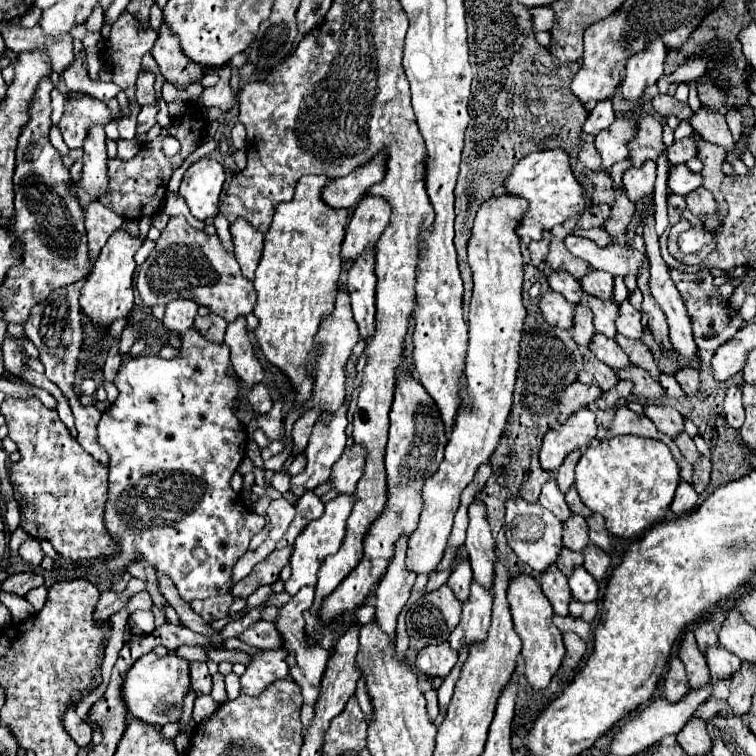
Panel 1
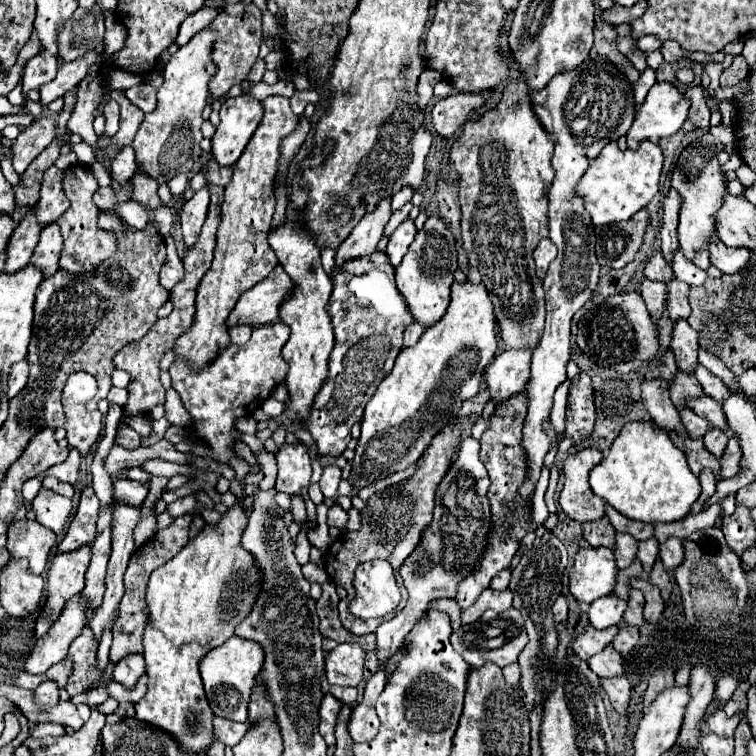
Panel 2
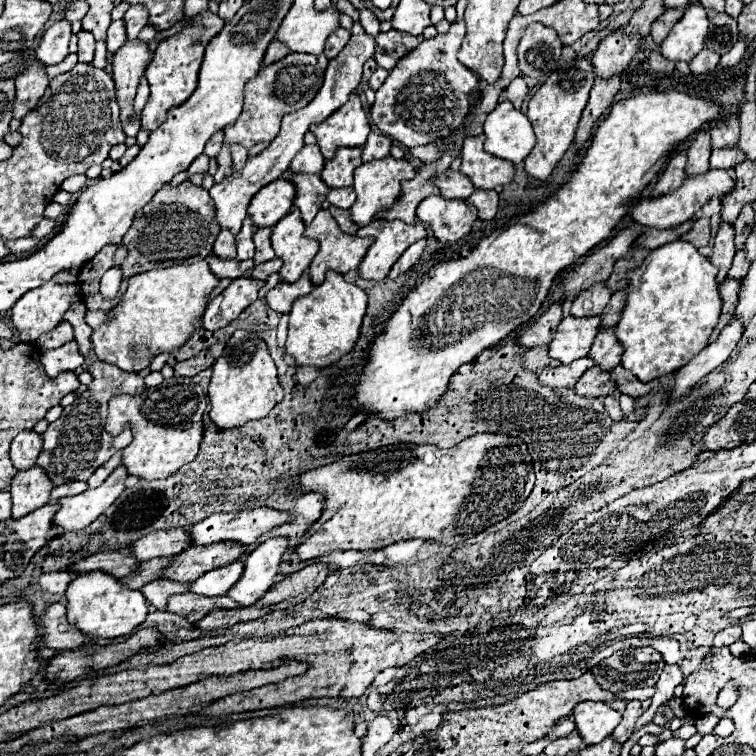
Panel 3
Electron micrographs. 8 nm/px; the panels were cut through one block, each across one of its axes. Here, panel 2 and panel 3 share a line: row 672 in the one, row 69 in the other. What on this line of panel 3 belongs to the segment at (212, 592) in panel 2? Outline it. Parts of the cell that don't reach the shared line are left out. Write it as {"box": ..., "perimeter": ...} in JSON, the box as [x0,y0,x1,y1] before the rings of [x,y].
{"box":[140,12,224,132],"perimeter":[[[204,12],[200,16],[194,16],[190,20],[190,26],[184,26],[180,34],[162,40],[158,44],[158,48],[154,50],[154,56],[146,68],[146,78],[150,82],[150,98],[140,114],[142,118],[142,130],[152,132],[154,128],[158,128],[164,120],[166,120],[166,112],[174,106],[184,104],[192,92],[198,86],[198,72],[200,72],[200,64],[204,60],[204,48],[206,44],[222,30],[224,20],[216,14]]]}

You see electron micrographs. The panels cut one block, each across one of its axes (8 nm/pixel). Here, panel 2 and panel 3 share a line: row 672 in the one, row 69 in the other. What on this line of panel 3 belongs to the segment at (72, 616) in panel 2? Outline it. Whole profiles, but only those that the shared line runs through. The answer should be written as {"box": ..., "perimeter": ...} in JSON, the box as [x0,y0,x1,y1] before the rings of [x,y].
{"box":[14,64,48,118],"perimeter":[[[38,64],[28,72],[16,78],[16,92],[14,92],[14,118],[24,118],[38,106],[38,100],[44,96],[48,86],[48,78],[44,74],[44,66]]]}

